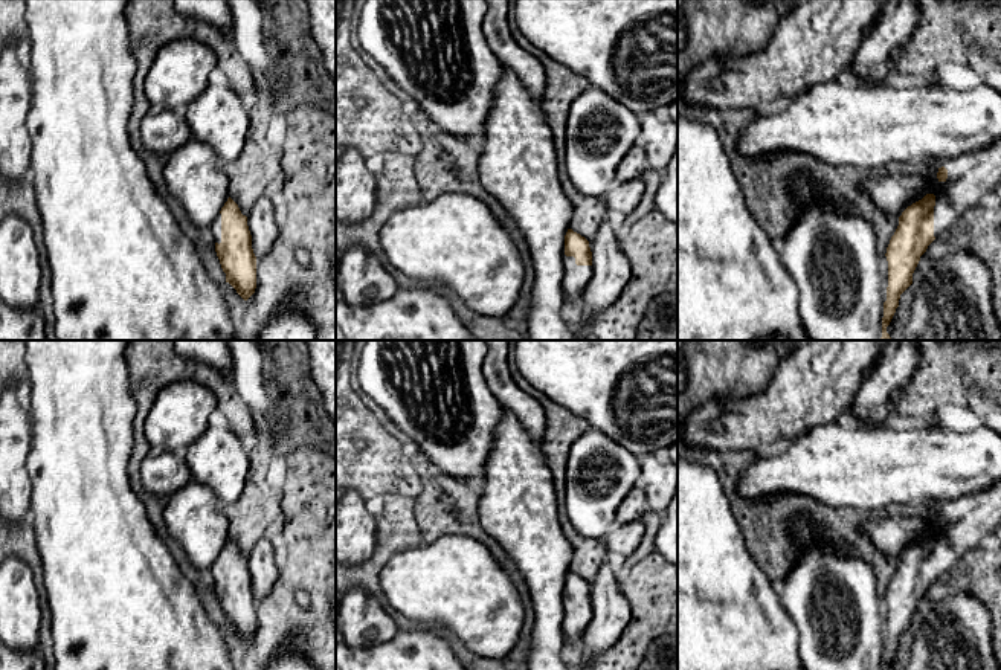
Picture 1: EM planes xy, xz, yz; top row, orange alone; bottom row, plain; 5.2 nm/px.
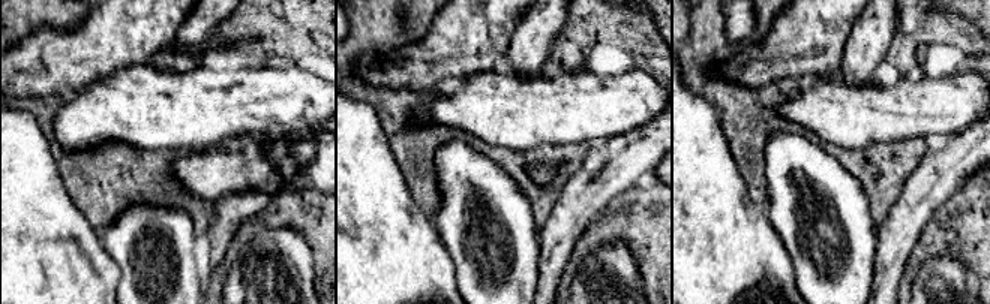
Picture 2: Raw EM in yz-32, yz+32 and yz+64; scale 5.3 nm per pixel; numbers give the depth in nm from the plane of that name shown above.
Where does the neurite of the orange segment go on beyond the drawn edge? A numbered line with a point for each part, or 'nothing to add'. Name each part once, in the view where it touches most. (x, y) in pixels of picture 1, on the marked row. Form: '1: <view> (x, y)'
1: xz (600, 284)

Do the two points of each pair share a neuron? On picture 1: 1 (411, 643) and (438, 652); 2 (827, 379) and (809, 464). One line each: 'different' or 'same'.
1: same
2: different

